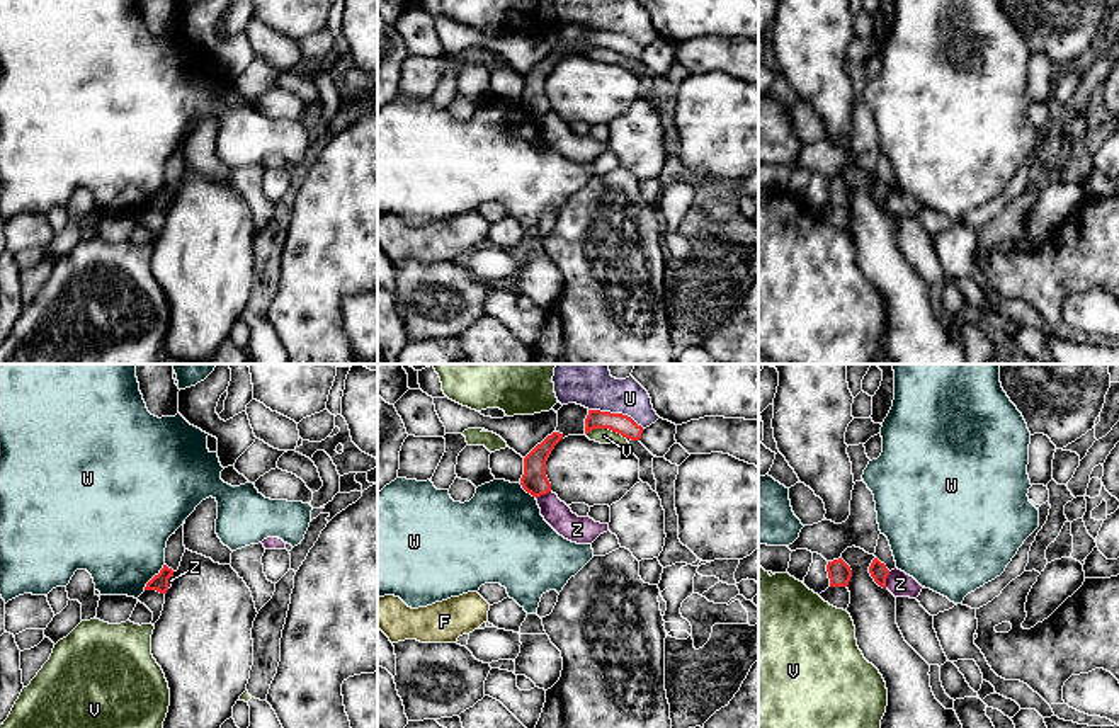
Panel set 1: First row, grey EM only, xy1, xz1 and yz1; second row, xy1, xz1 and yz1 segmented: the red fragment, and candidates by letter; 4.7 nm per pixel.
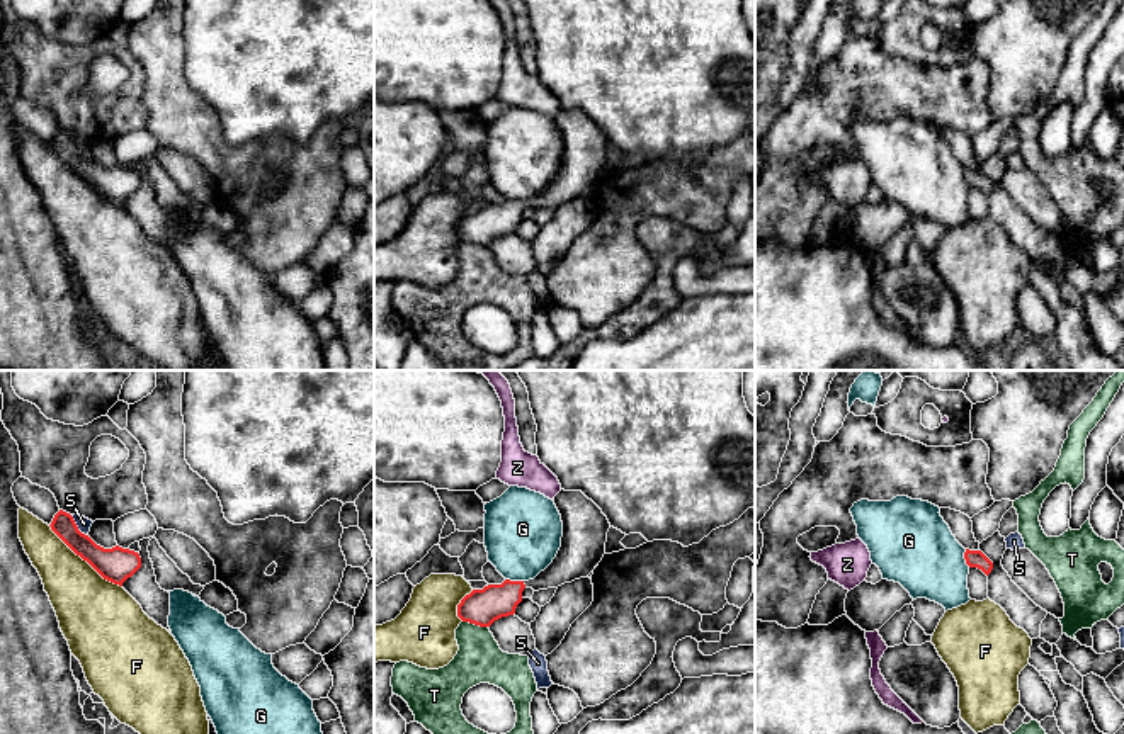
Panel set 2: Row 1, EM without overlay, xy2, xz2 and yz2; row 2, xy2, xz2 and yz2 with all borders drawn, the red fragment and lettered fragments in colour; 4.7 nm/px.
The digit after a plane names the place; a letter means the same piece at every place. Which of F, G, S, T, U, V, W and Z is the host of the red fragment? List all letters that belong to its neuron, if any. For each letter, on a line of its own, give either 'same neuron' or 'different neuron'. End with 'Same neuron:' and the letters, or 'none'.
F: different neuron
G: different neuron
S: different neuron
T: different neuron
U: different neuron
V: different neuron
W: different neuron
Z: different neuron
Same neuron: none

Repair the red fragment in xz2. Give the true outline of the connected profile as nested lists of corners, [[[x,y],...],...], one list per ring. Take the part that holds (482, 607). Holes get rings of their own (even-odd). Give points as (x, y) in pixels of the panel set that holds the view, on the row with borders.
[[[561,489],[553,501],[563,522],[561,547],[553,562],[534,579],[505,579],[502,584],[473,590],[457,605],[463,622],[490,627],[495,620],[515,613],[525,588],[539,591],[587,578],[602,561],[610,528],[602,510],[582,491]]]

